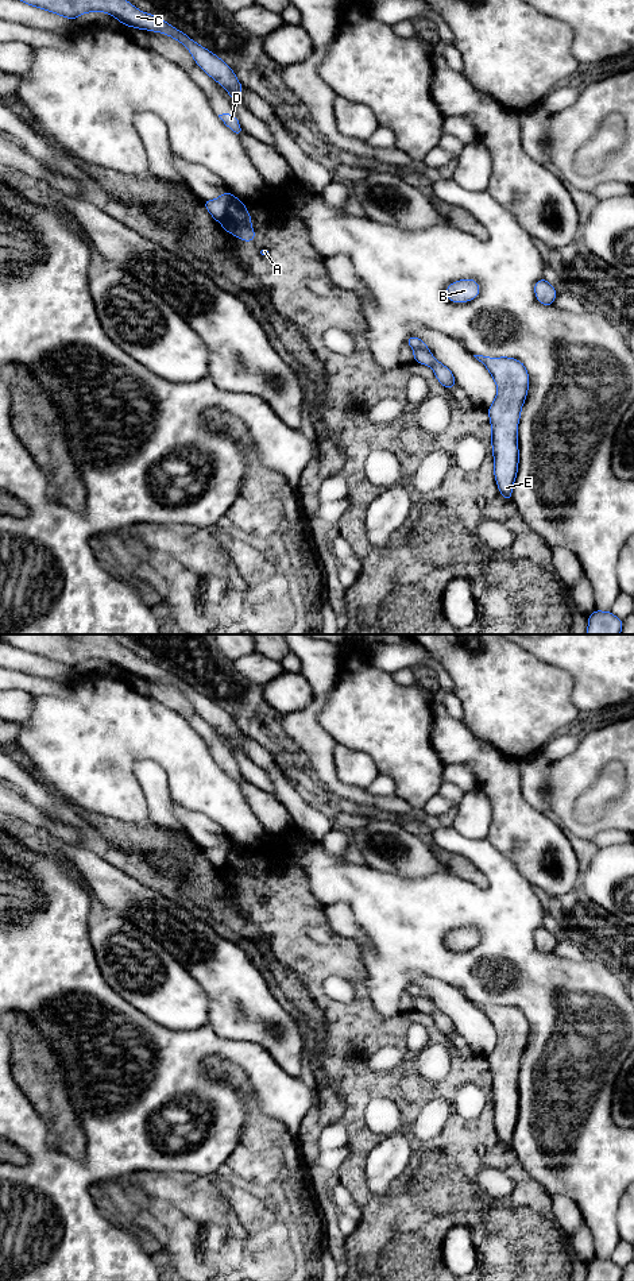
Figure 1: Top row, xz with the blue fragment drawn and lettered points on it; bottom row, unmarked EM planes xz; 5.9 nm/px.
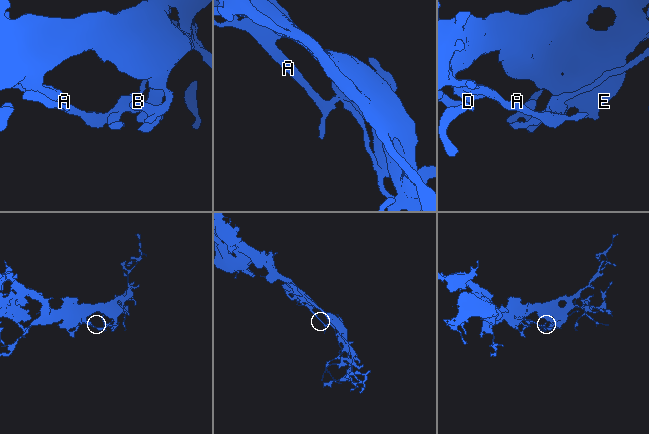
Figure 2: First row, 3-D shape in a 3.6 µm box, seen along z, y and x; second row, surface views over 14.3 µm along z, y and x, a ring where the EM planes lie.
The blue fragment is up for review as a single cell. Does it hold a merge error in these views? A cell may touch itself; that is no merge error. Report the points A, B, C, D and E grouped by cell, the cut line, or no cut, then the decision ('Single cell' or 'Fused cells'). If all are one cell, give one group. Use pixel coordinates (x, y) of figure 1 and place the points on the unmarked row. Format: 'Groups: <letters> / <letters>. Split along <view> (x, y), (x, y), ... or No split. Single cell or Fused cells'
Groups: A / B C D E. Split along xz (235, 845), (220, 869). Fused cells

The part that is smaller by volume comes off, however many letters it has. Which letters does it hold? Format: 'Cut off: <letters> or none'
Cut off: A

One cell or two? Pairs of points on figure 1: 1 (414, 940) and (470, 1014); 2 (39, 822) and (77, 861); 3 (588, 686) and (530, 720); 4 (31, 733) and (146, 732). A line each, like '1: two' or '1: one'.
1: two
2: two
3: two
4: one

